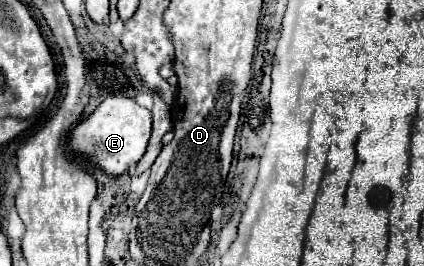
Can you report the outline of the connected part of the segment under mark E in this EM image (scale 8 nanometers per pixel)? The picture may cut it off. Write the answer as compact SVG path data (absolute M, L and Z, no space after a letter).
M107 96L93 114L83 118L67 136L67 146L71 152L97 166L109 176L125 174L133 164L137 164L147 148L151 136L151 112L139 106L127 96Z

